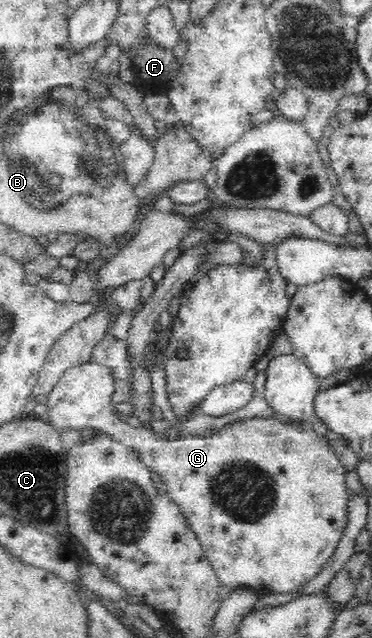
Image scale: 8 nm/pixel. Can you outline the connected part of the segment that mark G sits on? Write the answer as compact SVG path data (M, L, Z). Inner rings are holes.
M84 364L66 370L56 387L47 395L48 406L47 414L44 416L46 422L54 430L84 430L84 428L93 428L122 444L128 445L134 449L142 461L152 472L157 472L166 488L167 496L176 504L188 521L189 527L201 542L205 557L208 559L218 580L224 587L231 590L240 587L250 589L264 590L266 594L288 594L302 589L308 581L311 581L325 566L326 562L339 548L339 542L342 541L346 526L349 521L348 504L352 500L352 490L346 486L346 470L335 451L330 447L330 440L327 436L322 436L314 432L313 428L306 422L288 422L284 424L280 417L272 416L270 418L251 418L252 420L238 420L234 424L224 426L208 437L187 437L178 440L160 439L155 435L151 428L141 428L134 423L129 423L115 413L115 406L112 404L112 397L115 392L115 383L112 372L106 366L98 364Z

